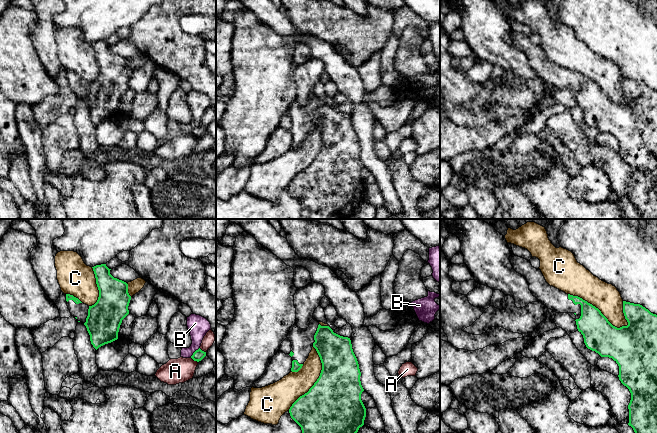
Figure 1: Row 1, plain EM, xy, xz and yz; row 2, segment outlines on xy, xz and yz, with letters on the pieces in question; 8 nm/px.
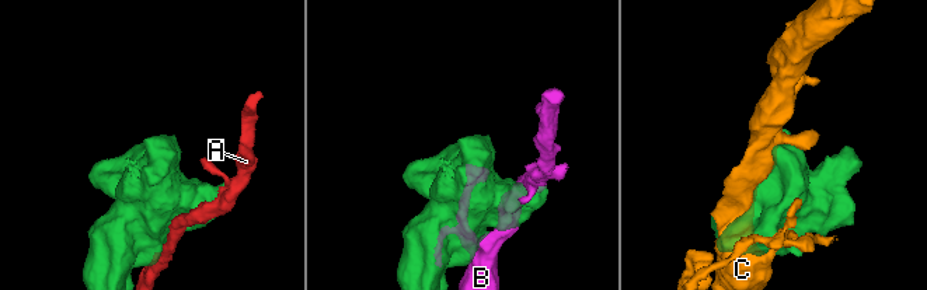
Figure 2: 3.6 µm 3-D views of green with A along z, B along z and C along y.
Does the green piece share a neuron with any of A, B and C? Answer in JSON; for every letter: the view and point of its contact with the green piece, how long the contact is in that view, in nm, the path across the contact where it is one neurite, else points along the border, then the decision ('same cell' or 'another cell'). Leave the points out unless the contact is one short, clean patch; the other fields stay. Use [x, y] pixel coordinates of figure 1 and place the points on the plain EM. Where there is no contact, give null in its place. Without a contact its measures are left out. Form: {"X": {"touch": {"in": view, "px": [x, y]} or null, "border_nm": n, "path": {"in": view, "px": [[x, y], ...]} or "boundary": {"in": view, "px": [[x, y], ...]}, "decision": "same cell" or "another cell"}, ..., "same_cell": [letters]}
{"A": {"touch": {"in": "xy", "px": [194, 136]}, "border_nm": 70, "decision": "another cell"}, "B": {"touch": {"in": "xy", "px": [194, 128]}, "border_nm": 120, "decision": "another cell"}, "C": {"touch": {"in": "yz", "px": [599, 86]}, "border_nm": 550, "decision": "another cell"}, "same_cell": []}

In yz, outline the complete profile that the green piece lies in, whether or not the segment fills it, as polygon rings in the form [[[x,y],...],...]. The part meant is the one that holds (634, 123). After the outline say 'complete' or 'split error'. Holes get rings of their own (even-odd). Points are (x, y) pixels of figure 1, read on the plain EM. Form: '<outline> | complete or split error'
[[[511,31],[509,36],[513,45],[526,54],[533,72],[548,85],[576,91],[577,105],[588,125],[601,133],[612,134],[618,140],[619,156],[631,169],[628,201],[641,219],[657,219],[657,91],[640,80],[623,77],[623,89],[628,101],[617,104],[592,80],[550,62],[541,46],[534,44],[530,37],[515,31]]] | split error

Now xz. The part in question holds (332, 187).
[[[315,95],[306,105],[291,102],[287,114],[292,124],[292,148],[298,148],[314,123],[320,133],[322,146],[319,154],[307,169],[290,183],[291,194],[301,203],[300,219],[348,219],[364,201],[366,184],[361,176],[364,167],[357,134],[351,116],[333,108],[329,102],[321,102]]] | split error

